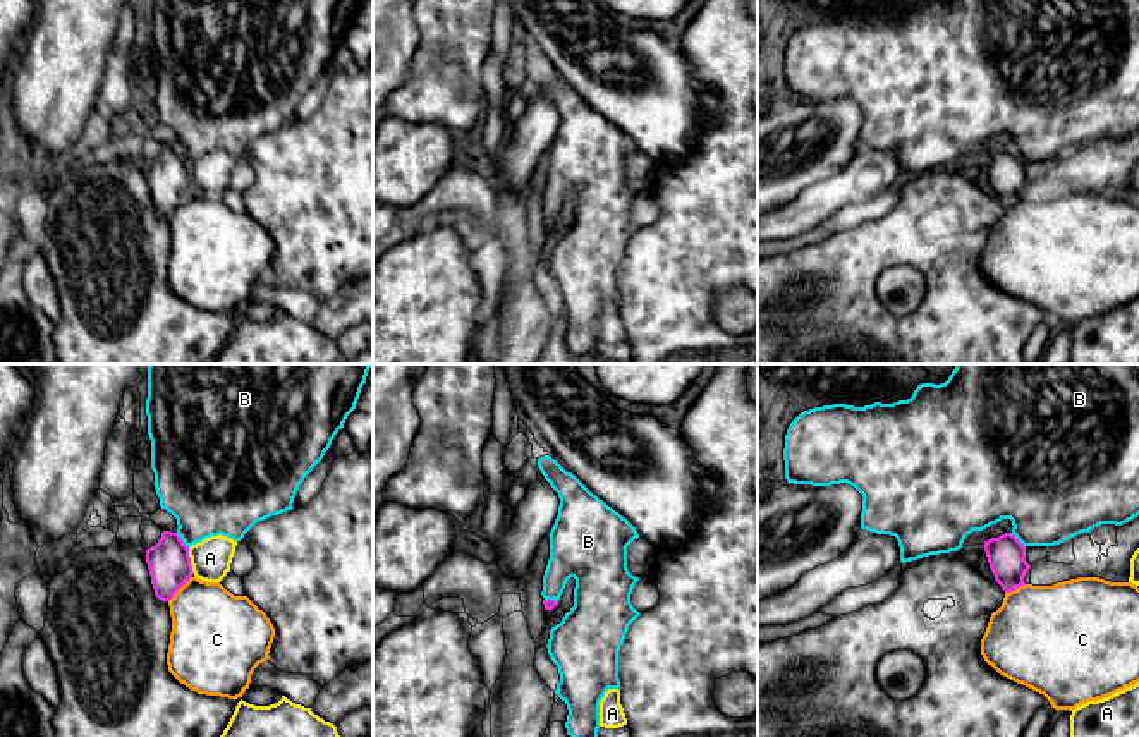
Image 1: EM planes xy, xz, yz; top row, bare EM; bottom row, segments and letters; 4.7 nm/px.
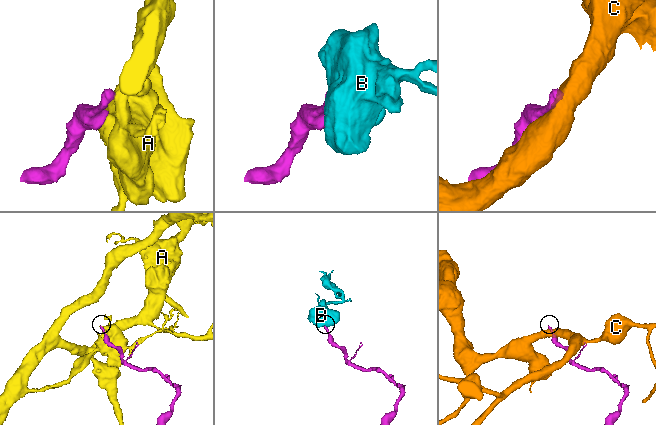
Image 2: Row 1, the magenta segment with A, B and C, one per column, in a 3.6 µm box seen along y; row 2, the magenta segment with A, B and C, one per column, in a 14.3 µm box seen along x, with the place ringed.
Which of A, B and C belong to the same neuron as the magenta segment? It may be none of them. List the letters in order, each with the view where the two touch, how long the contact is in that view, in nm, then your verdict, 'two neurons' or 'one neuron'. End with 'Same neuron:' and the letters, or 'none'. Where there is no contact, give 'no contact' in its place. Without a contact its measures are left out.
A: meets magenta in xy; contact 120 nm long; two neurons
B: meets magenta in xy; contact 100 nm long; one neuron
C: meets magenta in xy; contact 170 nm long; two neurons
Same neuron: B

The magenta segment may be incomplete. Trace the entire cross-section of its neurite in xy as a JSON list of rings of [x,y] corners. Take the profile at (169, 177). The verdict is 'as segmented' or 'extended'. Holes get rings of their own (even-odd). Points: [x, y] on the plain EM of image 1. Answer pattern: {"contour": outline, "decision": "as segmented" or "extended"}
{"contour": [[[148,0],[146,31],[151,55],[151,84],[160,122],[177,134],[177,146],[163,146],[158,158],[146,165],[146,179],[151,191],[155,211],[170,216],[174,210],[192,192],[189,163],[210,151],[227,151],[241,156],[259,136],[292,125],[295,108],[304,93],[323,74],[335,50],[344,43],[347,31],[356,24],[362,0]]], "decision": "extended"}

